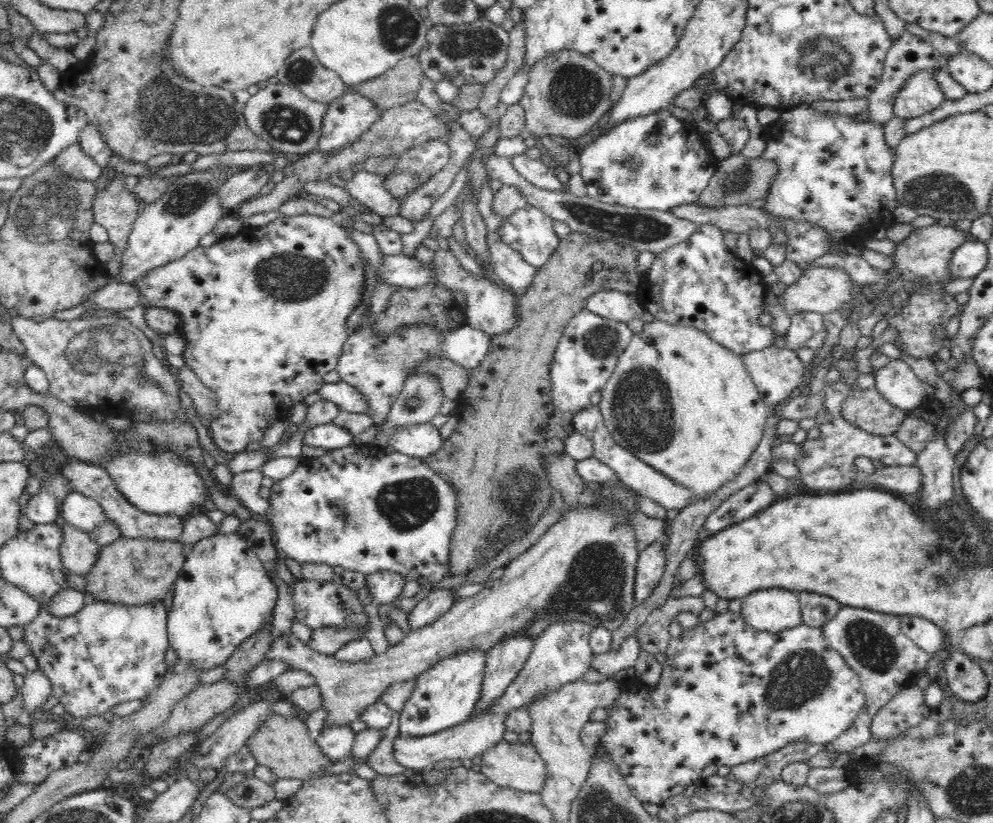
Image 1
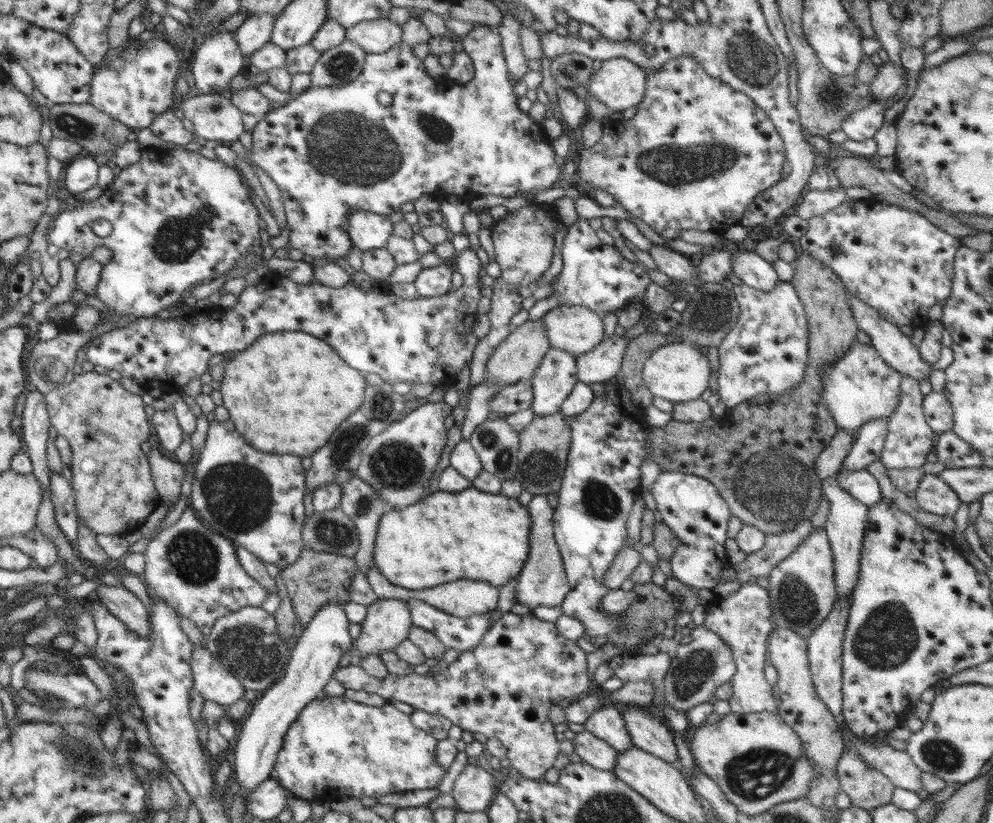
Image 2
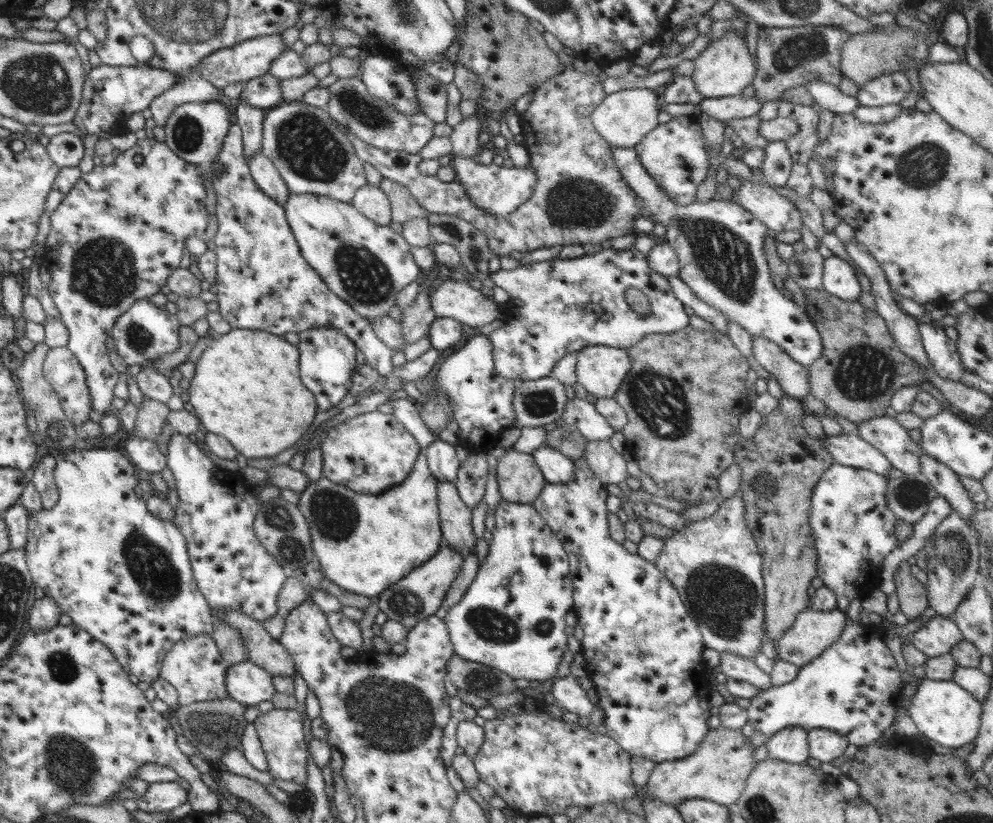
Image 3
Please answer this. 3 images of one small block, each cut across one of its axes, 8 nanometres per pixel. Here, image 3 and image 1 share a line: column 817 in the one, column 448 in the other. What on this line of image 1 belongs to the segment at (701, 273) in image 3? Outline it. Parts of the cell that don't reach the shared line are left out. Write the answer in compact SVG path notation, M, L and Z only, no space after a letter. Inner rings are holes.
M421 322L400 327L387 335L378 335L378 332L374 331L374 324L370 324L359 331L354 331L344 341L335 370L341 381L352 385L367 400L367 415L373 422L382 424L392 408L392 403L402 392L409 378L408 374L426 358L447 358L469 371L481 363L490 346L491 336L468 324L440 331L436 325Z

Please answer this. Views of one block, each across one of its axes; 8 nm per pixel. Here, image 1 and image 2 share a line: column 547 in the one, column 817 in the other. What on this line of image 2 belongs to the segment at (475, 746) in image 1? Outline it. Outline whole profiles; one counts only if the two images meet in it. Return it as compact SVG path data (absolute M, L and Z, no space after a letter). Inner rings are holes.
M850 597L843 599L840 603L835 603L830 615L819 625L807 638L807 654L809 659L809 670L815 686L815 690L820 696L820 700L828 706L828 710L835 718L841 719L843 712L842 694L842 642L848 619Z

